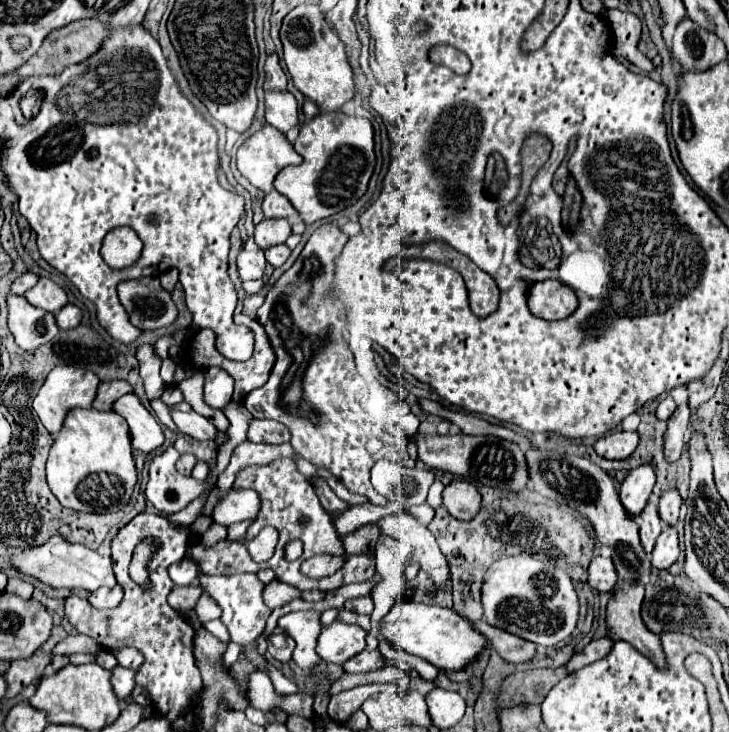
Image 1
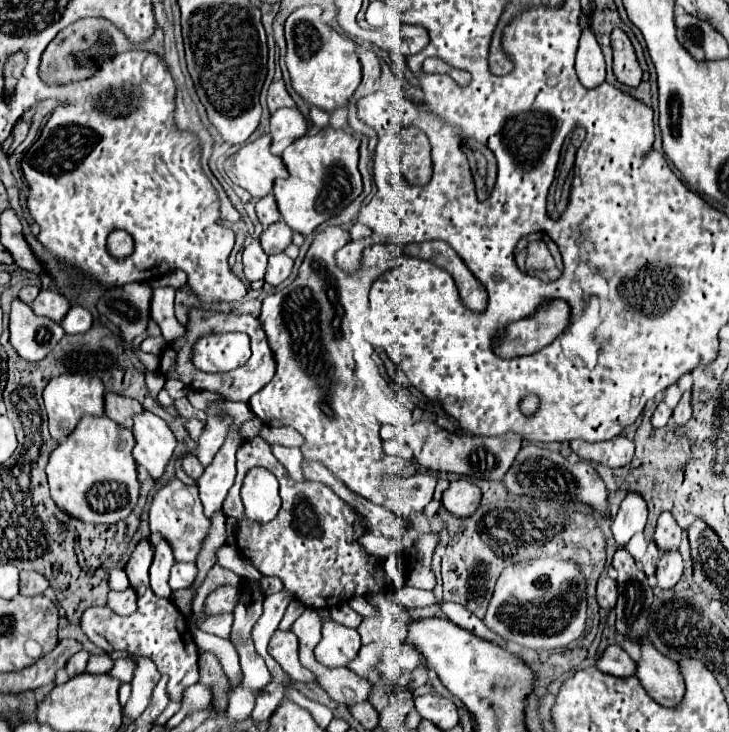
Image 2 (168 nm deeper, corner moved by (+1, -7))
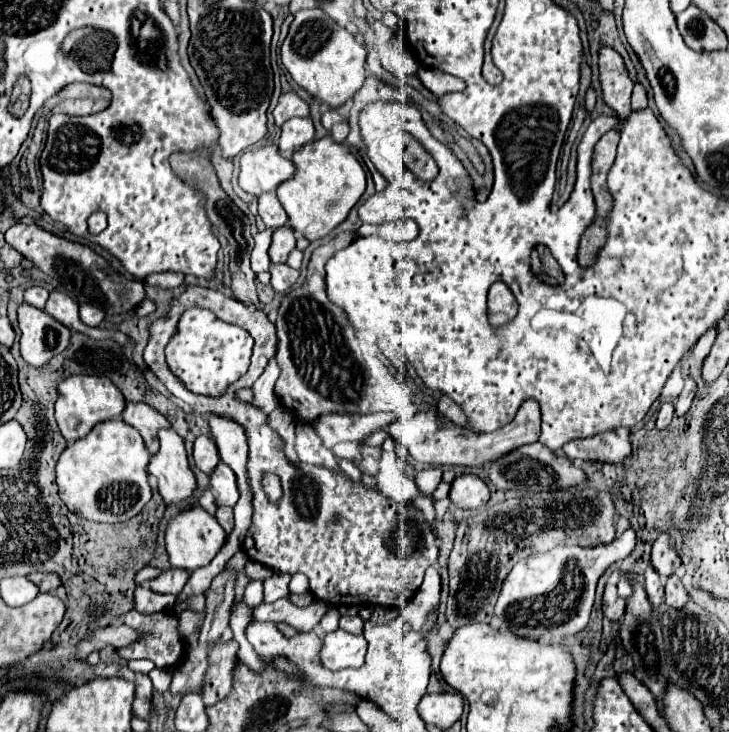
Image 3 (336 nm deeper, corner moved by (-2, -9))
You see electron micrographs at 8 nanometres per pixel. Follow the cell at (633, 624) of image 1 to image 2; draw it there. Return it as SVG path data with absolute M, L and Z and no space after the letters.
M647 639L641 641L637 679L641 681L645 691L663 707L677 707L677 703L681 703L685 695L685 683L679 665L661 655Z

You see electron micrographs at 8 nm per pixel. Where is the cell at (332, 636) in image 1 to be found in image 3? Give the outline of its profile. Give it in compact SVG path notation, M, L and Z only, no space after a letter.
M342 629L328 633L320 649L320 661L330 671L338 671L344 667L360 667L364 665L364 655L366 639L362 635L352 635Z

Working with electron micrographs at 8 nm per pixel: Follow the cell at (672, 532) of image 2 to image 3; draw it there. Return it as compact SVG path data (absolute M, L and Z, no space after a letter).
M660 533L660 537L654 541L652 547L652 565L654 569L666 579L672 573L676 573L680 569L680 557L676 553L674 543L670 543L670 535L668 533Z

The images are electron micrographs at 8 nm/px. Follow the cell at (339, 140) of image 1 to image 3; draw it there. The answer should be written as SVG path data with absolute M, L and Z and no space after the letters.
M330 135L306 143L292 155L292 163L296 165L296 173L278 187L278 199L286 209L292 229L308 241L316 241L346 219L366 189L366 175L348 145L336 143Z

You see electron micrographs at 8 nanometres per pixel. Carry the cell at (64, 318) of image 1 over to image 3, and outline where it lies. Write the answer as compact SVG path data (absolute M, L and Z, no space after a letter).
M80 305L80 321L88 327L98 327L104 319L104 313L100 309L94 309L96 305Z

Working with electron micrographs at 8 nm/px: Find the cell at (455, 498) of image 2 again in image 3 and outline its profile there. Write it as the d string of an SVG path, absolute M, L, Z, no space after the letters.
M458 475L450 485L450 501L460 509L478 509L490 499L488 485L476 475Z

